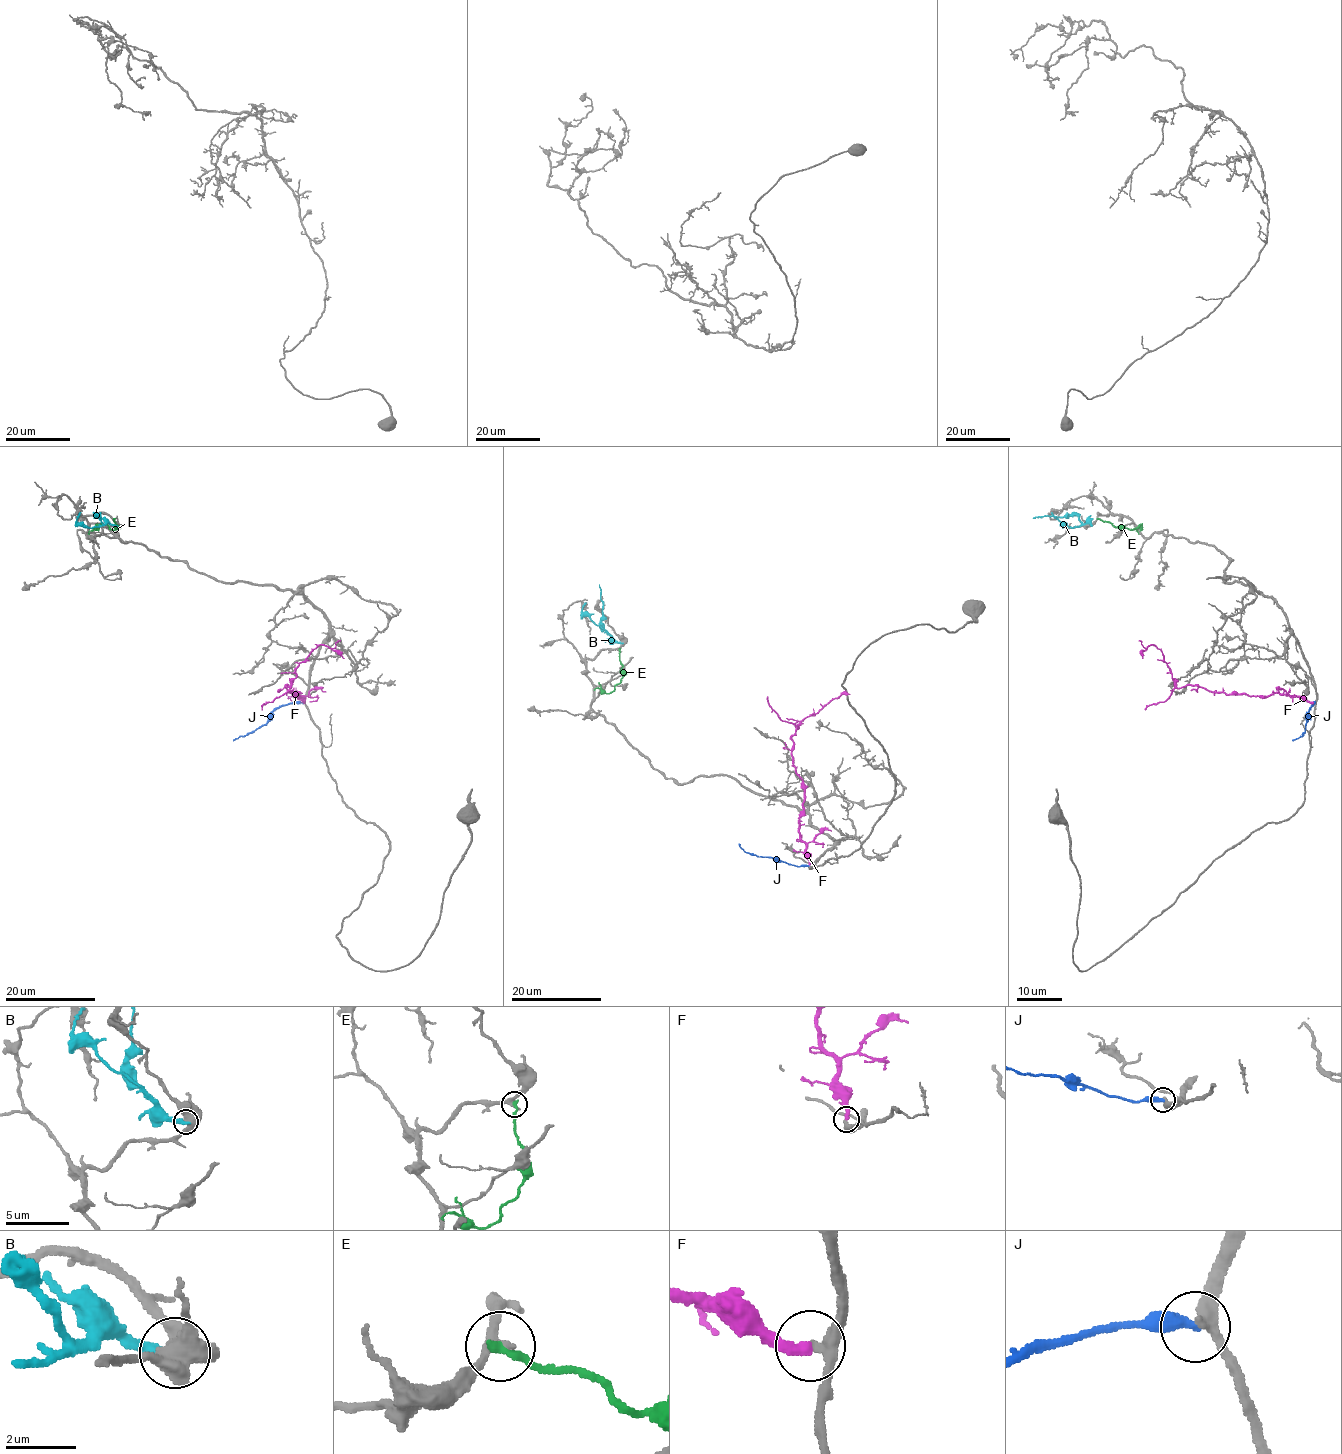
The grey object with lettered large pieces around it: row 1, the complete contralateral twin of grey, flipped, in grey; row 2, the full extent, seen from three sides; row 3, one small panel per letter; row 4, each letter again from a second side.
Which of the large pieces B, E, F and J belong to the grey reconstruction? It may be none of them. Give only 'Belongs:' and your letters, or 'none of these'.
Belongs: F

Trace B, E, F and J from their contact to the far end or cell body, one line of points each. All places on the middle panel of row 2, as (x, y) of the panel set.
B: (621, 642), (617, 642), (602, 628), (603, 602), (599, 584)
E: (619, 650), (621, 680), (612, 691), (594, 690)
F: (809, 864), (806, 844), (799, 832), (804, 782), (792, 761), (791, 736), (805, 718), (842, 694), (850, 694)
J: (808, 865), (796, 866), (752, 855), (739, 844)

